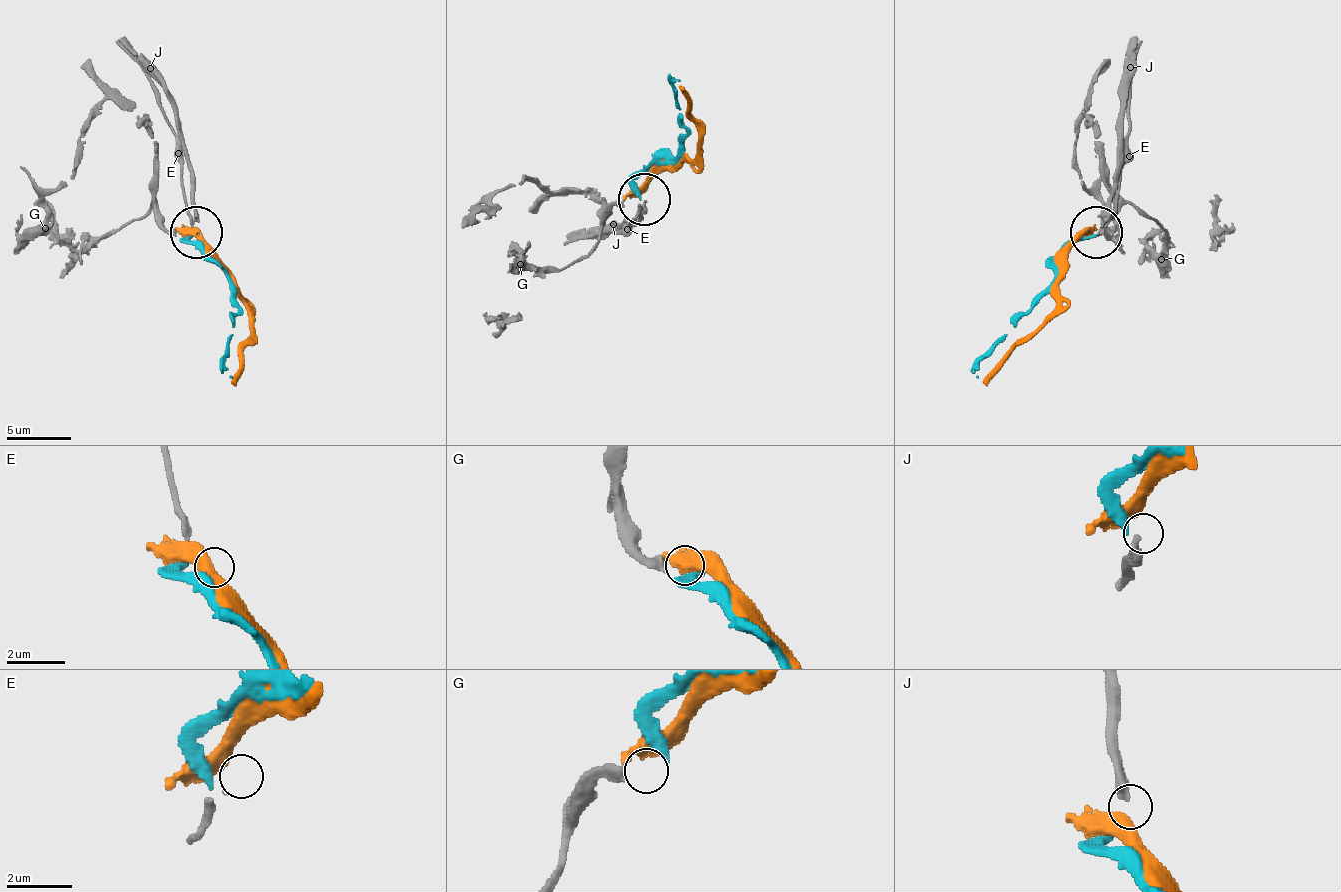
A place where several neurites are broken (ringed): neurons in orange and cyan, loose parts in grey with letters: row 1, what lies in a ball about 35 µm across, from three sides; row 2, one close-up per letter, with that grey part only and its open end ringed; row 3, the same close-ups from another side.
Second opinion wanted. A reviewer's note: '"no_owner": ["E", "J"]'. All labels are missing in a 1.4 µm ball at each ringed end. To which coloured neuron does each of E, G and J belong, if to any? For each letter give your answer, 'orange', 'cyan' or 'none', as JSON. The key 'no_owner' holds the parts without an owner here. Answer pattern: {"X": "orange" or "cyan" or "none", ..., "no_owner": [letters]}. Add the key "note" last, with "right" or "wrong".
{"E": "none", "G": "cyan", "J": "none", "no_owner": ["E", "J"], "note": "right"}

